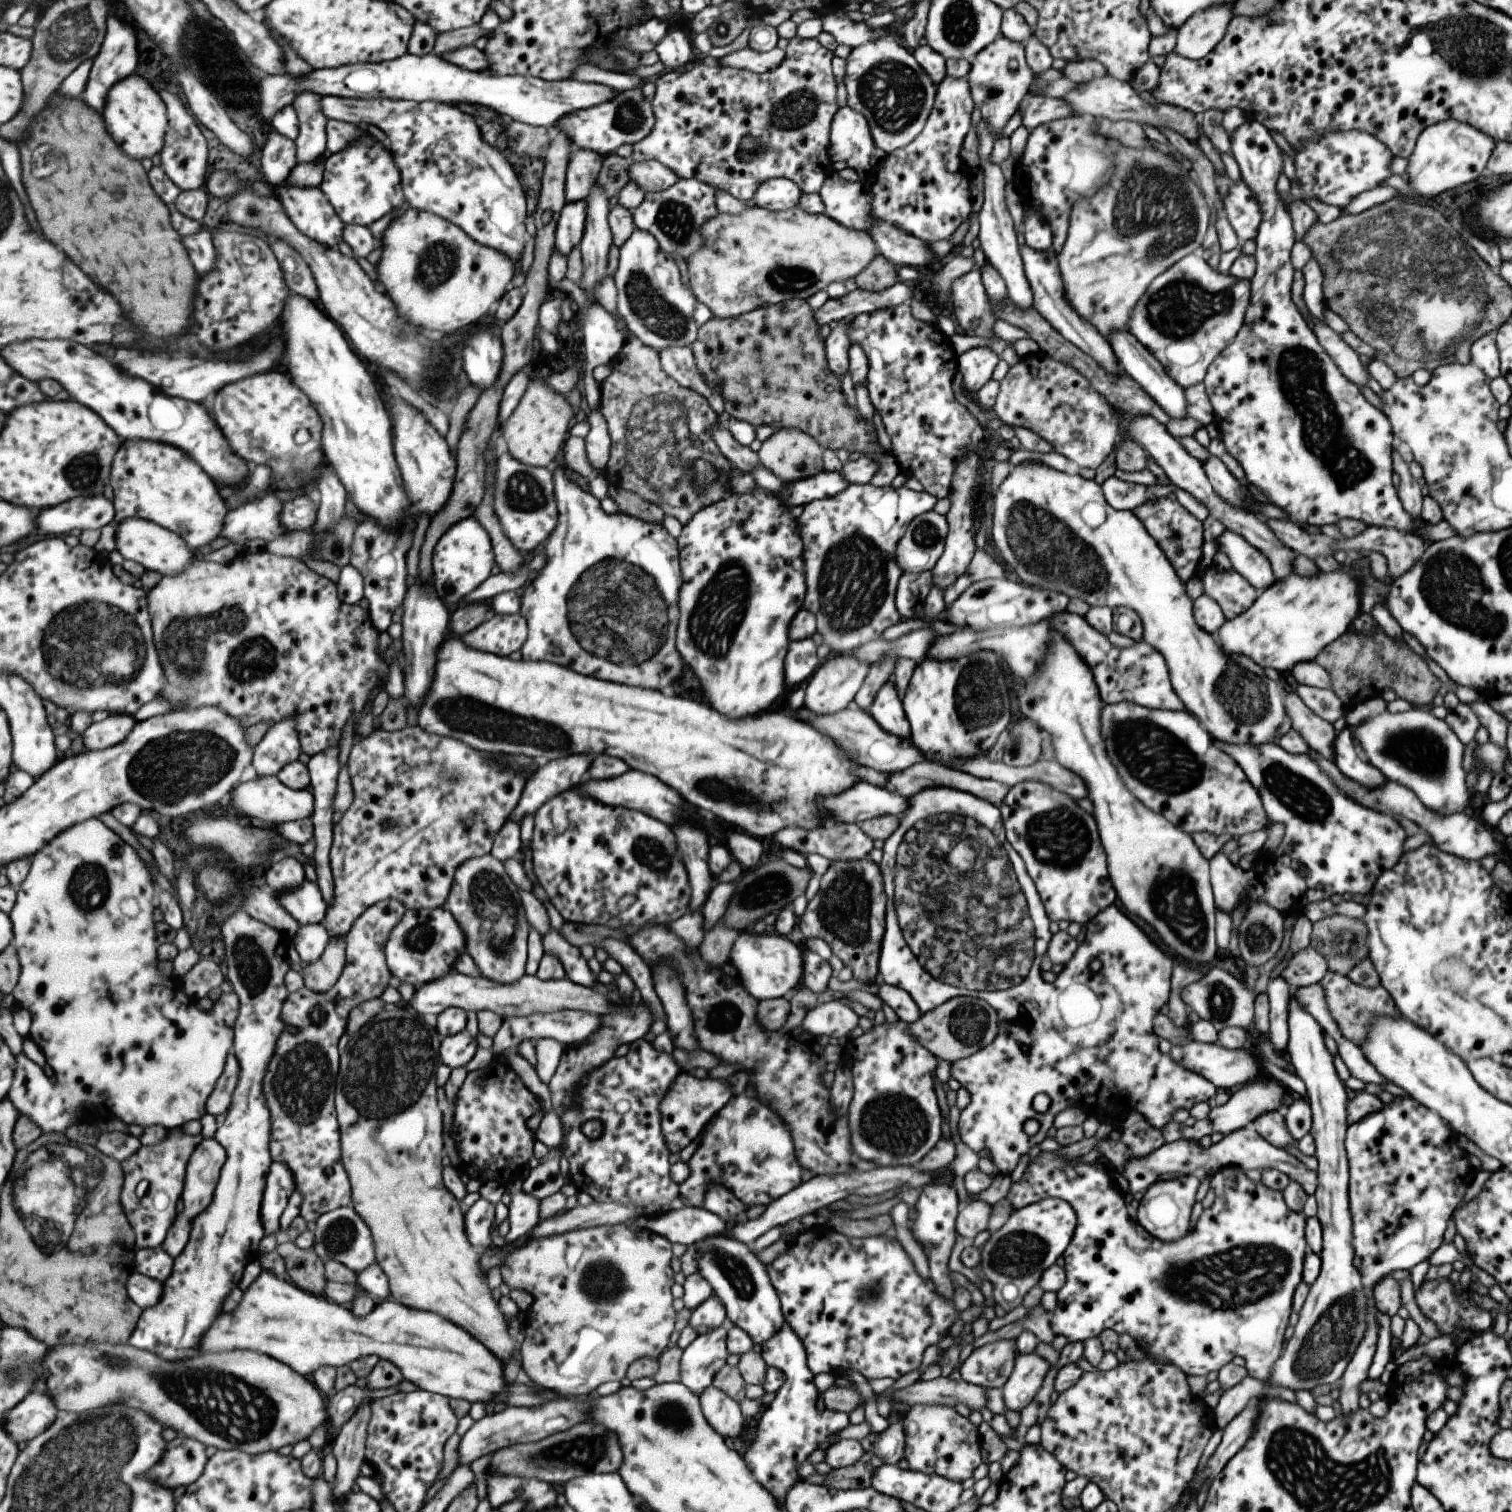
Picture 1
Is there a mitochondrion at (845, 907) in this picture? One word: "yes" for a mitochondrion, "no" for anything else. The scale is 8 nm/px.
yes

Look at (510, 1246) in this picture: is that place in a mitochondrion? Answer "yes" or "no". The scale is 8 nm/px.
no

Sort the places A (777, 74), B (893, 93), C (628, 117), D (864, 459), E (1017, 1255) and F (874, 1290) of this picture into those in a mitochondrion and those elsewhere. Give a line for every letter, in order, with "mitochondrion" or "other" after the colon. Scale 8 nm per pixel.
A: other
B: mitochondrion
C: mitochondrion
D: other
E: mitochondrion
F: mitochondrion

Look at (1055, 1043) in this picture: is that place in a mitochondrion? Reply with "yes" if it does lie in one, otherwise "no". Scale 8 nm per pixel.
no

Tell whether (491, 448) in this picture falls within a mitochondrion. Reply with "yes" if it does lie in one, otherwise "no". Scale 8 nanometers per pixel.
no

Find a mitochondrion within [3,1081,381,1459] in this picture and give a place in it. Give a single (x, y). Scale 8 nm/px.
(205, 1394)

